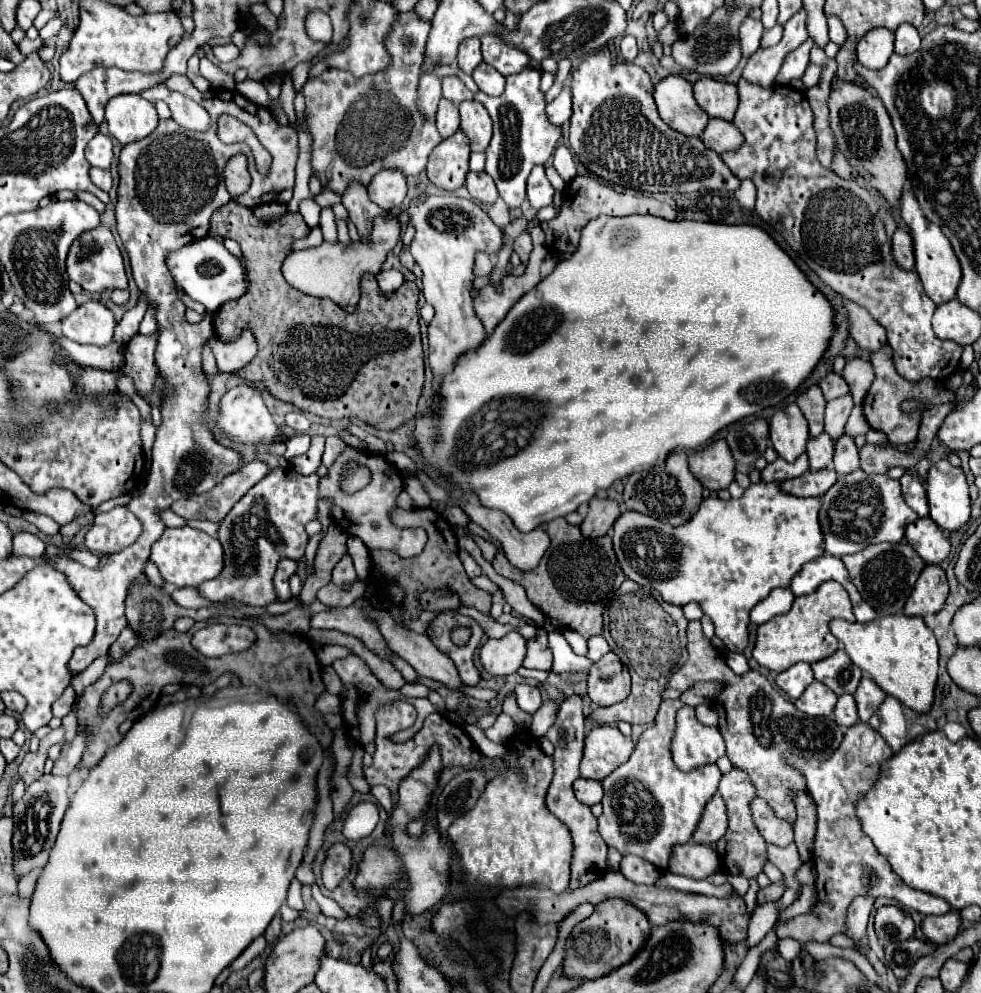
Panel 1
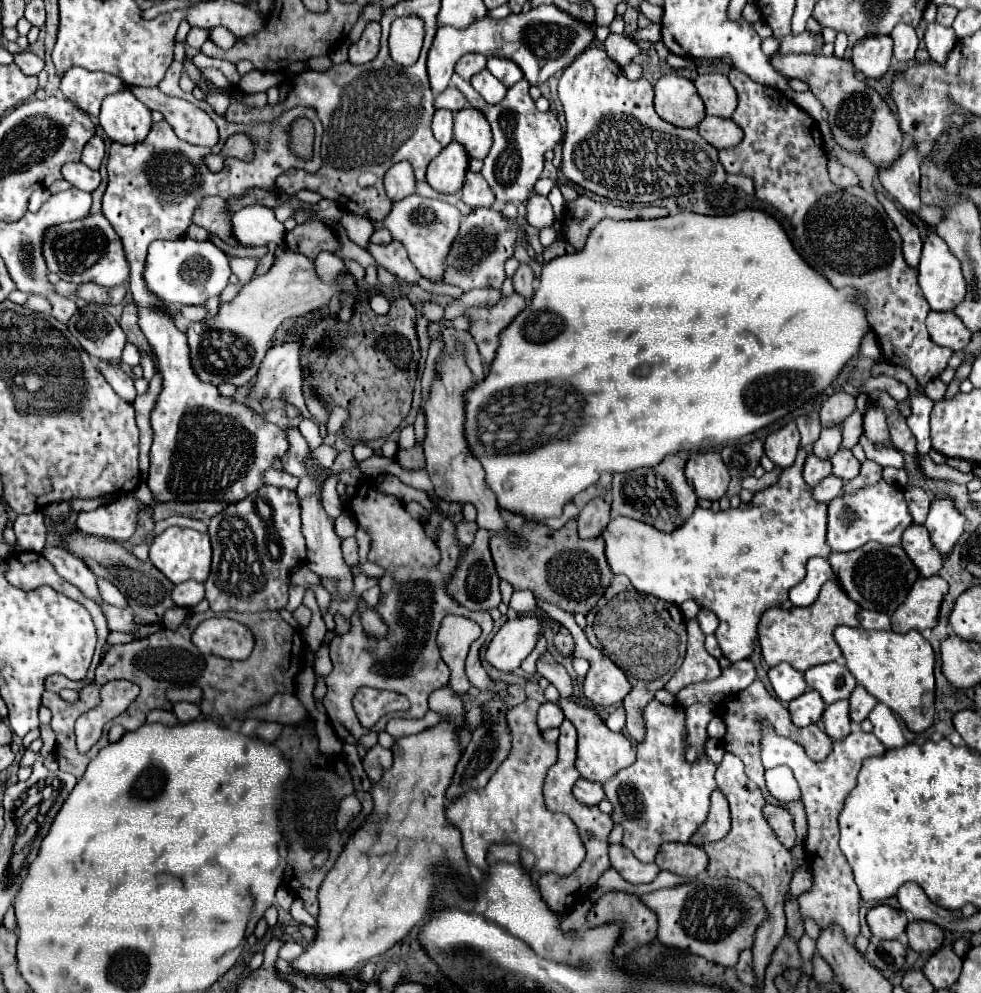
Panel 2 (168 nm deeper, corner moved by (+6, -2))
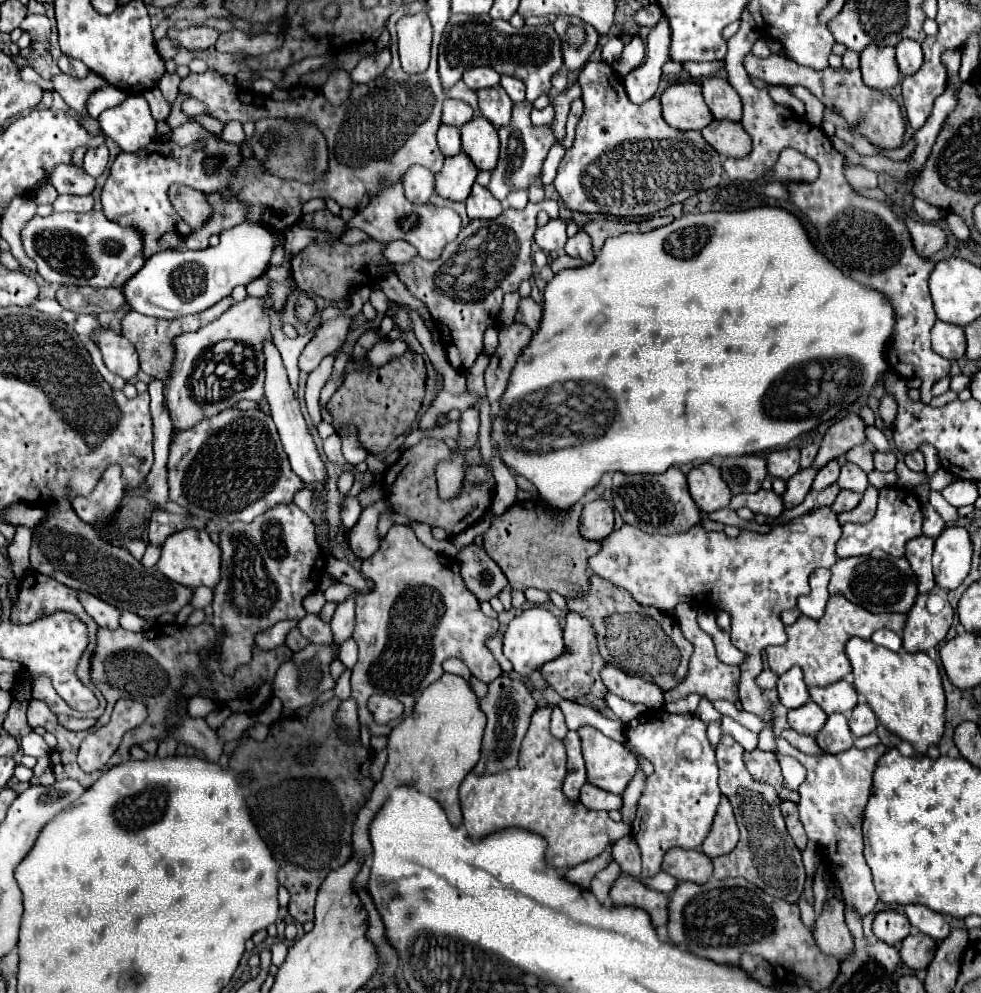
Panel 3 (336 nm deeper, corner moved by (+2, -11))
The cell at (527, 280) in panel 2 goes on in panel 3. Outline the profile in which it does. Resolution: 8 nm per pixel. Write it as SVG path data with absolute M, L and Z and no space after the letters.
M521 297L519 309L517 309L517 315L515 315L515 321L525 323L533 331L537 331L539 321L541 321L541 305L535 303L531 297Z

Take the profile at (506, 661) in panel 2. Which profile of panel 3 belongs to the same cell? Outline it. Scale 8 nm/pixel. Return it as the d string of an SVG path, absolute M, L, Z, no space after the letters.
M529 607L521 611L507 627L505 637L503 637L503 655L511 661L513 671L527 677L533 671L537 671L543 663L557 659L565 651L563 645L563 635L559 621L555 619L553 613L549 613L545 607Z

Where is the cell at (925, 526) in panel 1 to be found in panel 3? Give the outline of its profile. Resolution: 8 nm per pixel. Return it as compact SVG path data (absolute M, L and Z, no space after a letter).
M919 535L907 543L907 561L917 575L919 593L929 593L935 587L935 577L931 571L931 553L933 553L933 539Z

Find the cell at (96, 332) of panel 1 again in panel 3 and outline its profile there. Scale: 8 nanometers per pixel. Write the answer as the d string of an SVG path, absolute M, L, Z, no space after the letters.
M101 327L99 331L95 331L95 335L91 335L91 341L99 347L103 355L103 363L109 371L121 375L125 381L137 375L139 371L137 351L123 335L107 327Z

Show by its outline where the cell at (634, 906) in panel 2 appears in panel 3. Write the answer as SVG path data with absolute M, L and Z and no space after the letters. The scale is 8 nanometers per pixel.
M621 873L619 879L613 883L609 897L615 907L639 907L647 911L653 927L667 925L669 895L651 891L645 885L641 885L637 879L627 877L625 873Z

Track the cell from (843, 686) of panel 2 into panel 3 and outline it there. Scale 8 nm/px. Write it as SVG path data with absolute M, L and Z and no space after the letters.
M837 681L827 687L809 687L811 701L815 701L827 715L849 713L857 705L857 691L847 681Z

